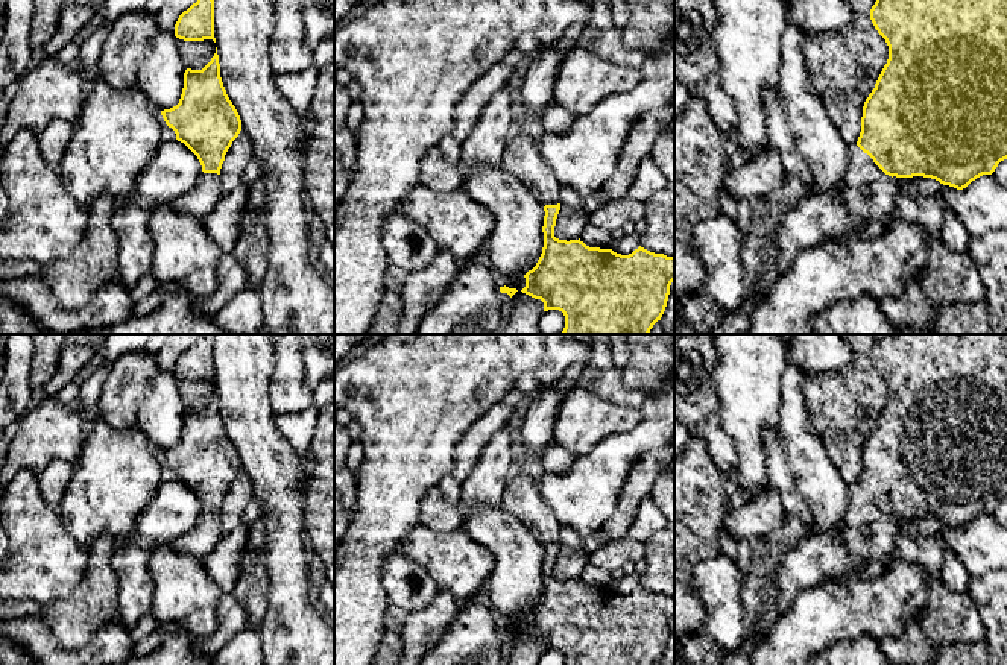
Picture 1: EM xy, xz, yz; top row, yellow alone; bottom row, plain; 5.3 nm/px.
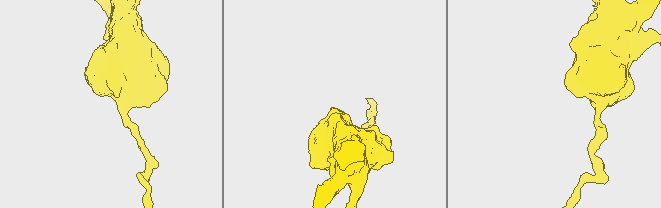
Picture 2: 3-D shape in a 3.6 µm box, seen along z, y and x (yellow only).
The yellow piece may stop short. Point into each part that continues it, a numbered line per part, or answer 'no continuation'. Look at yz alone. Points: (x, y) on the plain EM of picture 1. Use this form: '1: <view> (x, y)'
1: yz (868, 532)

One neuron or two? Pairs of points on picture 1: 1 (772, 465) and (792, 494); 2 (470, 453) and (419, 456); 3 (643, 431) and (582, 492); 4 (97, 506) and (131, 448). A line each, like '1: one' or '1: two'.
1: one
2: two
3: one
4: one

